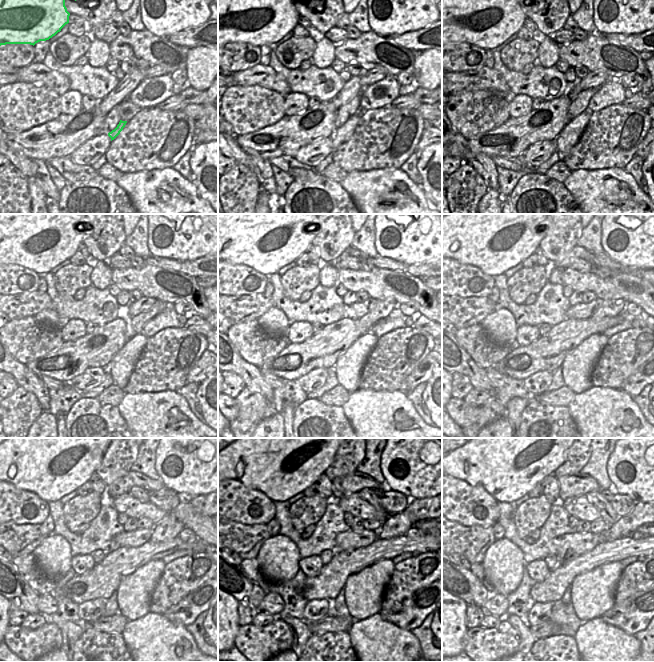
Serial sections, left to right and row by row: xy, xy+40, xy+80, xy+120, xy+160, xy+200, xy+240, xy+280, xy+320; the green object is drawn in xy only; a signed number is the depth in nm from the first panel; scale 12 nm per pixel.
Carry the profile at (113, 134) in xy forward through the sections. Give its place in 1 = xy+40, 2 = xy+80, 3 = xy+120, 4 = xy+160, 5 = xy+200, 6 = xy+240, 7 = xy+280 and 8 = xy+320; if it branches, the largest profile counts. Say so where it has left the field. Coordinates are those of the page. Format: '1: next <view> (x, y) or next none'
1: next xy+40 (341, 135)
2: next xy+80 (569, 136)
3: next xy+120 (121, 367)
4: next xy+160 (349, 365)
5: next xy+200 (577, 366)
6: next xy+240 (134, 592)
7: next xy+280 (364, 591)
8: next xy+320 (593, 593)

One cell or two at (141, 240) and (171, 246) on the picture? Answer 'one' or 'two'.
two

